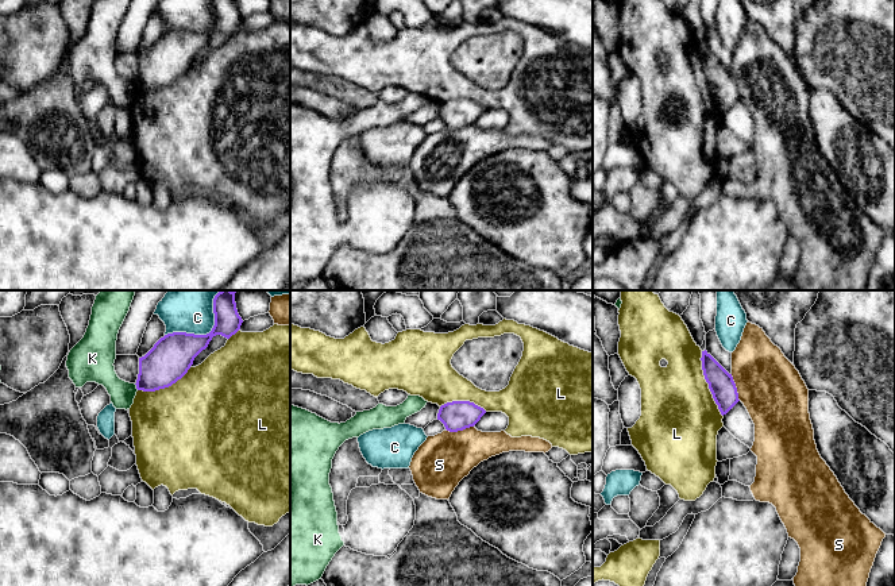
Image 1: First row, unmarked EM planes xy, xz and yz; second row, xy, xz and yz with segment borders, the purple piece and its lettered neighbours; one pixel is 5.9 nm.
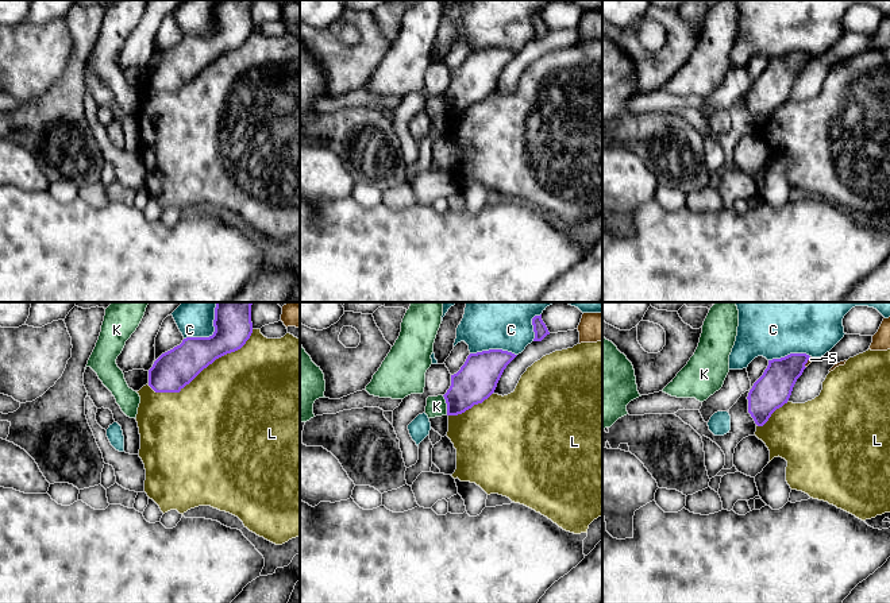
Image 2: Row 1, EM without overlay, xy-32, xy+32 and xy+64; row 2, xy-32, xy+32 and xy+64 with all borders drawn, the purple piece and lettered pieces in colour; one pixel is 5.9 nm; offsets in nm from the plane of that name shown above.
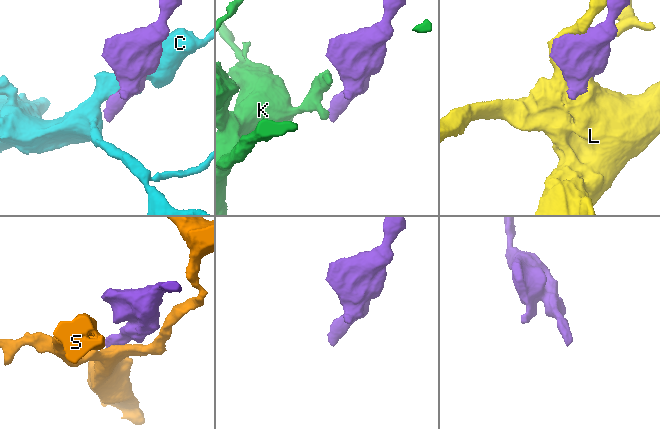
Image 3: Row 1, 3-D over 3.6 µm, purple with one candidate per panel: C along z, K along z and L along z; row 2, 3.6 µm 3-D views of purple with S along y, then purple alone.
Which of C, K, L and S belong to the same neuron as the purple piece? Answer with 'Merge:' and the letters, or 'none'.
Merge: none

